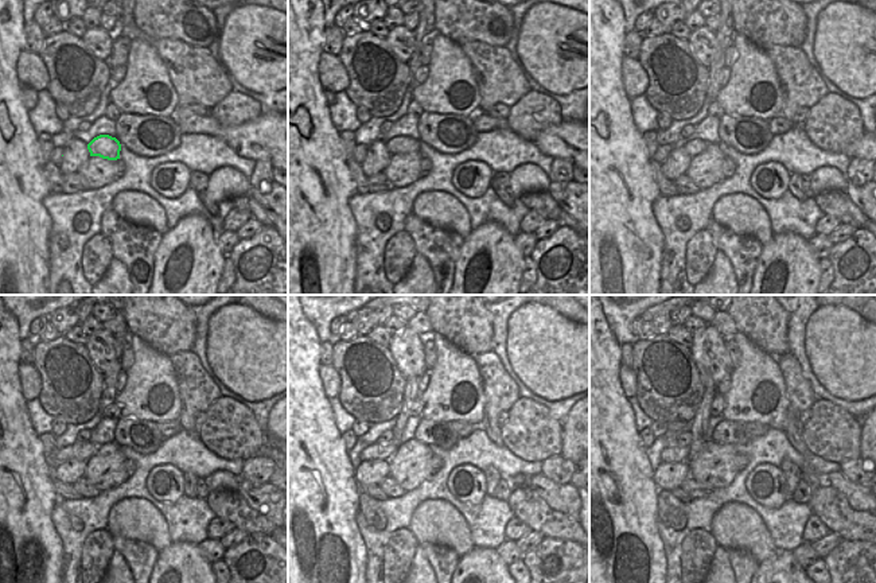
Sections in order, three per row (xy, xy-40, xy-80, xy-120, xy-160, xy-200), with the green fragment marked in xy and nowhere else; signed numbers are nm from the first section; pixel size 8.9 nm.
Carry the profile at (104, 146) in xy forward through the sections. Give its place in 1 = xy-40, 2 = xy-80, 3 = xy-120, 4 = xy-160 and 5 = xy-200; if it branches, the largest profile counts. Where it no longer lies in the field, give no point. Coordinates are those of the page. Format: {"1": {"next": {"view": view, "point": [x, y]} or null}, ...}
{"1": {"next": {"view": "xy-40", "point": [397, 146]}}, "2": {"next": {"view": "xy-80", "point": [695, 147]}}, "3": {"next": {"view": "xy-120", "point": [80, 451]}}, "4": {"next": {"view": "xy-160", "point": [376, 451]}}, "5": {"next": {"view": "xy-200", "point": [673, 454]}}}

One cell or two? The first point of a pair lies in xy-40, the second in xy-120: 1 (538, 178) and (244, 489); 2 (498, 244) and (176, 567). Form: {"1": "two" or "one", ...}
{"1": "two", "2": "one"}

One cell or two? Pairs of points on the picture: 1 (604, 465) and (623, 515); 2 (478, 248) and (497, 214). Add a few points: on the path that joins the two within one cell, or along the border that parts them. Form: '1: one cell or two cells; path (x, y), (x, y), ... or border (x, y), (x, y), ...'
1: one cell; path (607, 477), (607, 498), (611, 502)
2: two cells; border (471, 229), (498, 222), (513, 236)

